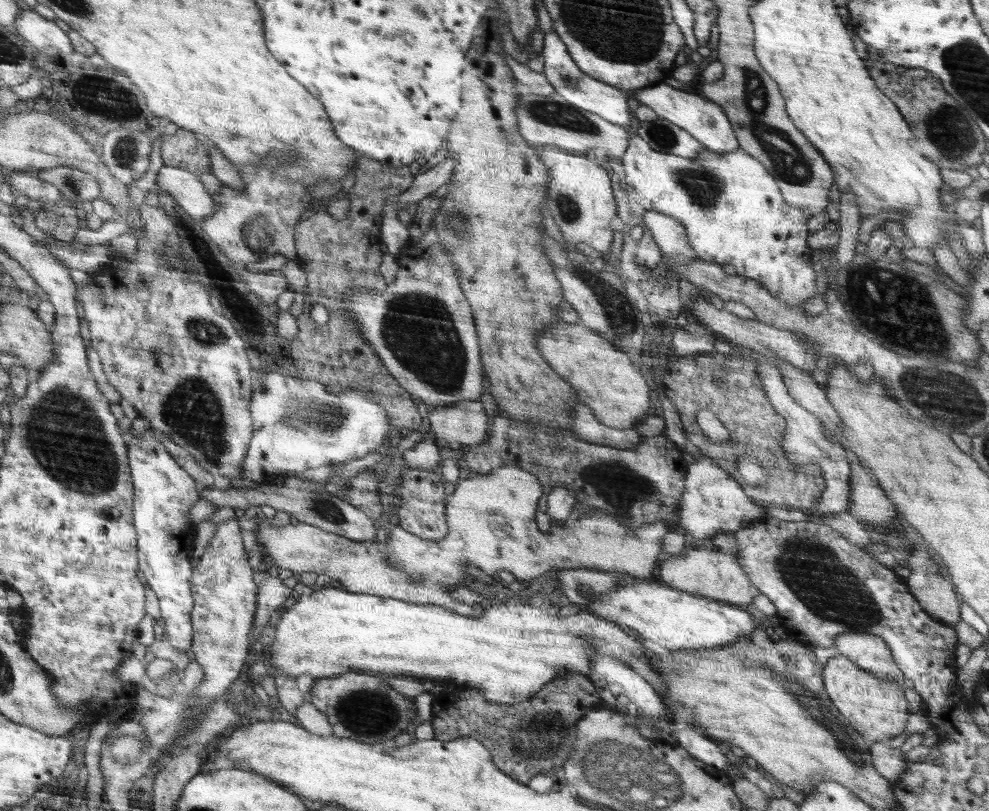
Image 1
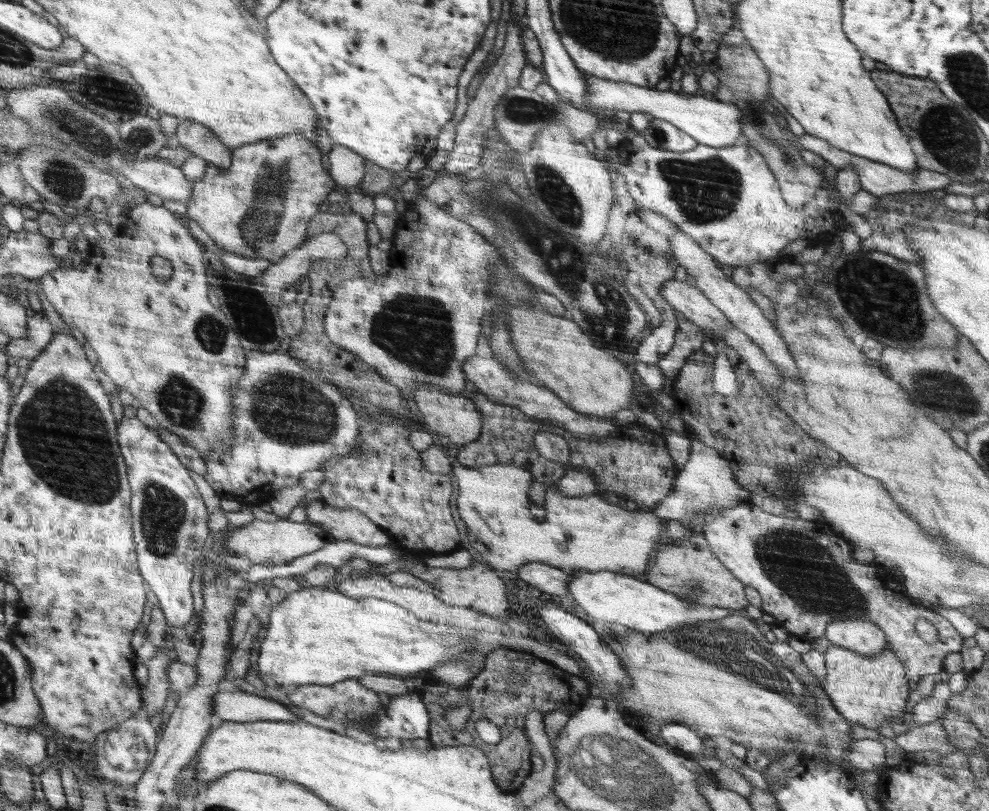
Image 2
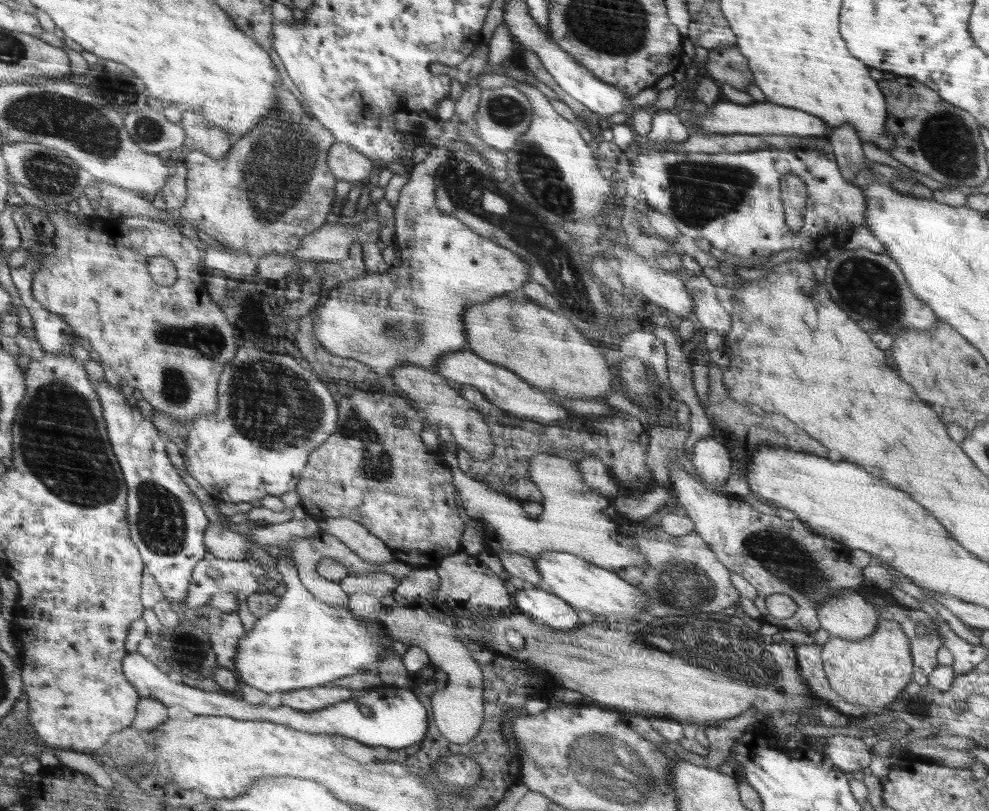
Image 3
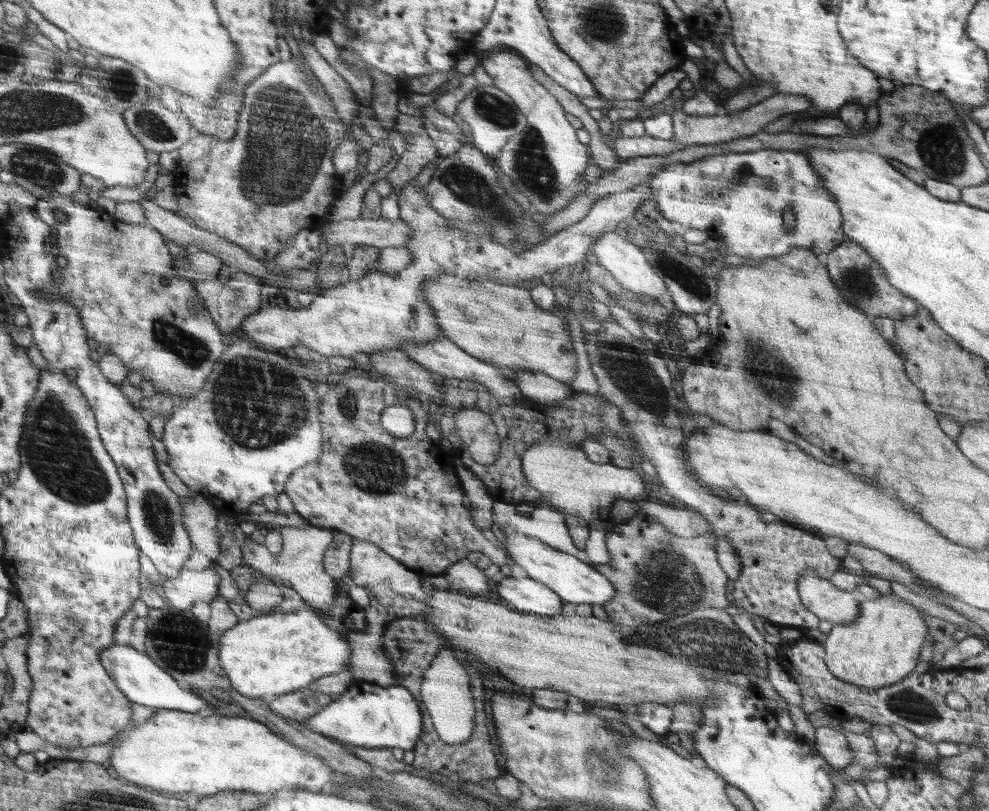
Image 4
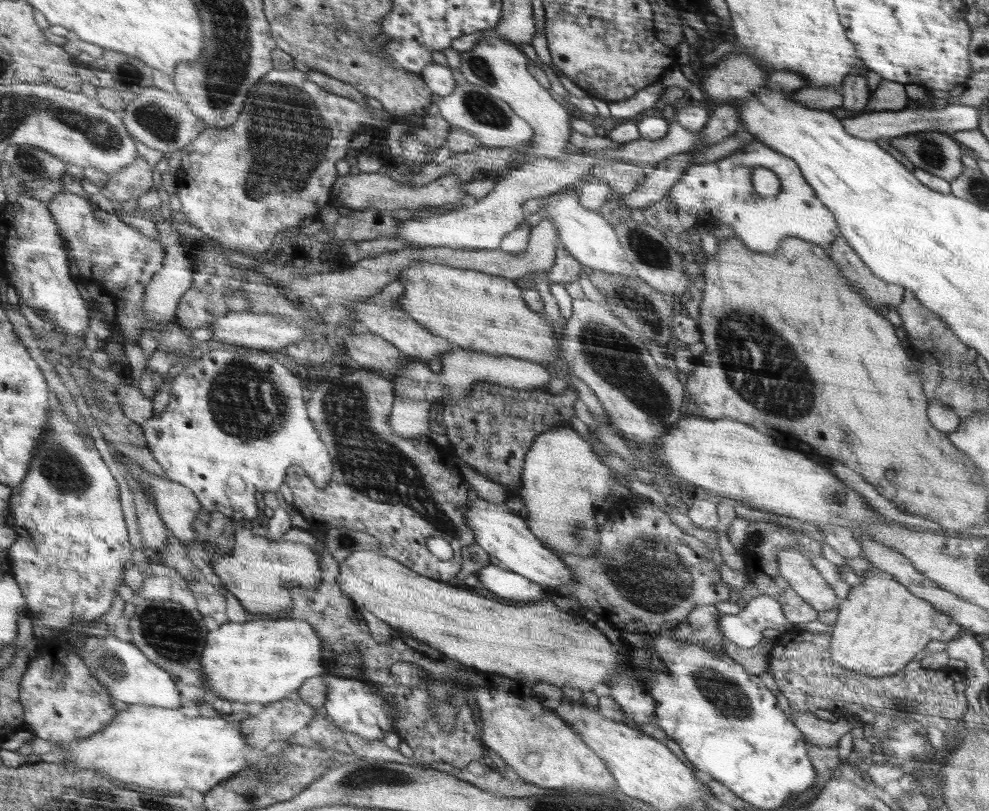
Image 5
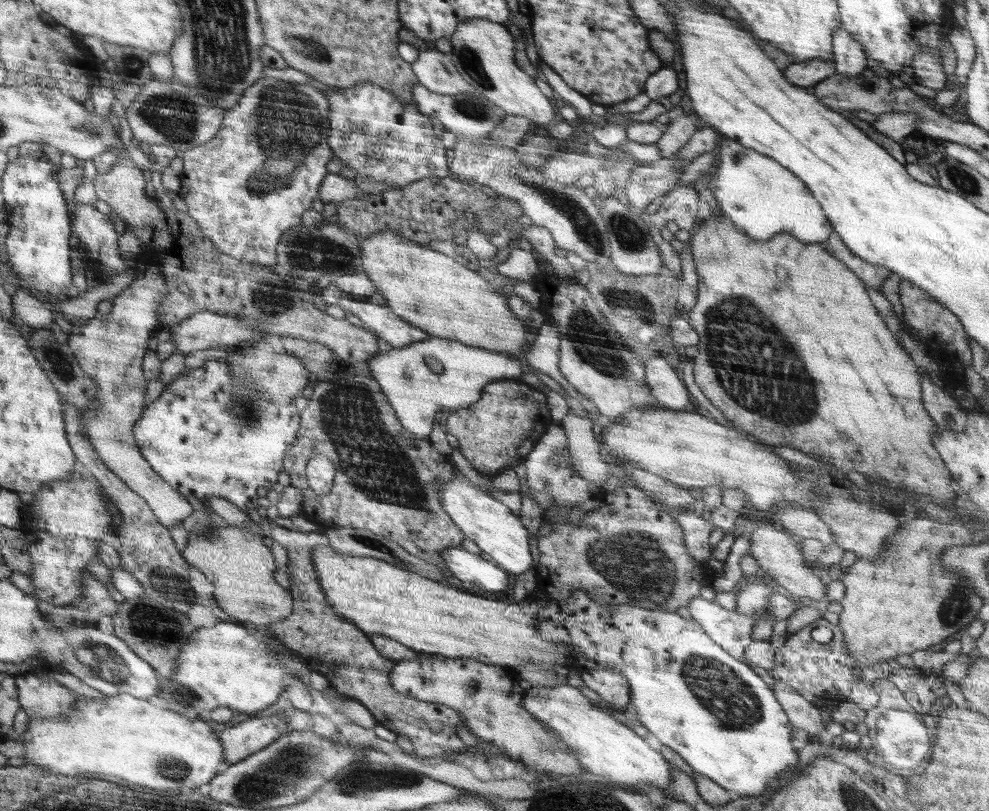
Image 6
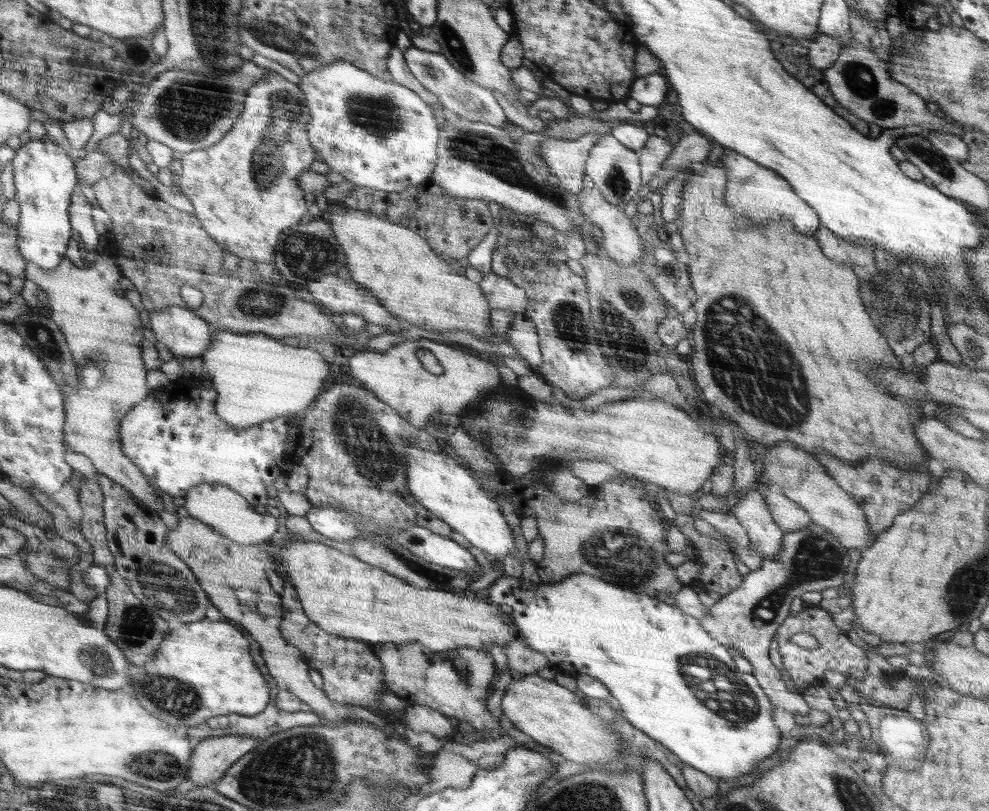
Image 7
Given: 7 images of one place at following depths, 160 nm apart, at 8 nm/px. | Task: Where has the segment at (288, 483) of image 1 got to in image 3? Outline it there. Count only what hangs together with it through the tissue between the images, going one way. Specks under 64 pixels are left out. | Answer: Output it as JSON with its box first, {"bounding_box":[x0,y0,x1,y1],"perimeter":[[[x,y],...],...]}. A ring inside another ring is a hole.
{"bounding_box":[316,518,394,564],"perimeter":[[[327,518],[316,519],[319,530],[335,536],[343,542],[350,550],[356,553],[364,562],[370,564],[383,564],[393,562],[394,553],[383,540],[376,538],[363,523],[356,522],[350,518]]]}

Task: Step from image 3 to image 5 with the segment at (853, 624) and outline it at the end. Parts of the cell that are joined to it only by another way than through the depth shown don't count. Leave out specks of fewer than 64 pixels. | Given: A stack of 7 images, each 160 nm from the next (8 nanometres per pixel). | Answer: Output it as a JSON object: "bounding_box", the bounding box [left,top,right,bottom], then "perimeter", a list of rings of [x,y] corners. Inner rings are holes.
{"bounding_box":[777,549,838,611],"perimeter":[[[780,549],[777,554],[778,571],[787,579],[810,606],[818,611],[838,608],[835,590],[824,580],[816,568],[812,567],[801,551],[796,549]]]}

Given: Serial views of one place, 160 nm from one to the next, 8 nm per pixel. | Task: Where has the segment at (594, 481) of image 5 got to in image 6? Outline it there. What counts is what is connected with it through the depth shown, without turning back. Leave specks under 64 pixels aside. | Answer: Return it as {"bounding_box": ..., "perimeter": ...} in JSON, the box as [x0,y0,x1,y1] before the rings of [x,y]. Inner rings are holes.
{"bounding_box":[521,424,598,508],"perimeter":[[[558,424],[552,425],[544,437],[537,442],[537,445],[532,452],[528,454],[524,466],[521,469],[522,478],[524,480],[524,487],[532,494],[550,493],[554,498],[554,507],[566,506],[570,508],[592,499],[592,492],[596,492],[598,488],[594,486],[589,480],[582,478],[574,469],[573,462],[569,457],[569,444],[564,428]]]}

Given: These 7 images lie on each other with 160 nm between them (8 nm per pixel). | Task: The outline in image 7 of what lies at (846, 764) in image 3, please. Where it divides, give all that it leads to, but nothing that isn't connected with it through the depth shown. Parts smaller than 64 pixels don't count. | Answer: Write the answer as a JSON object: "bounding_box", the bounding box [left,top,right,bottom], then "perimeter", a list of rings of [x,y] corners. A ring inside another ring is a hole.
{"bounding_box":[699,523,848,715],"perimeter":[[[810,523],[809,527],[786,532],[782,550],[771,559],[764,558],[761,568],[751,571],[735,592],[723,596],[711,606],[707,617],[699,619],[699,625],[726,646],[733,656],[735,652],[732,650],[737,650],[753,664],[753,674],[772,703],[791,713],[806,715],[811,707],[798,689],[786,684],[768,657],[770,642],[780,623],[790,614],[790,603],[796,596],[800,597],[804,592],[822,592],[833,586],[840,589],[848,566],[848,550],[825,526]]]}

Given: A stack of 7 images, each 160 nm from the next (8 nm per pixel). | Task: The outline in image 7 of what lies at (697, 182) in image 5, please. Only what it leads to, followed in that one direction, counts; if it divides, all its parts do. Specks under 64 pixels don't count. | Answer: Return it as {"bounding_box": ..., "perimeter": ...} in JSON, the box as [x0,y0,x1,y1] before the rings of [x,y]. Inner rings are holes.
{"bounding_box":[720,148,820,234],"perimeter":[[[725,148],[720,162],[728,170],[726,198],[732,210],[748,216],[747,219],[754,220],[754,222],[778,221],[780,216],[782,219],[790,218],[793,223],[794,220],[798,220],[798,230],[804,230],[804,234],[816,232],[816,228],[820,226],[816,211],[799,195],[794,194],[795,190],[792,190],[794,187],[791,186],[791,183],[786,182],[786,178],[782,178],[775,170],[770,170],[731,148]]]}

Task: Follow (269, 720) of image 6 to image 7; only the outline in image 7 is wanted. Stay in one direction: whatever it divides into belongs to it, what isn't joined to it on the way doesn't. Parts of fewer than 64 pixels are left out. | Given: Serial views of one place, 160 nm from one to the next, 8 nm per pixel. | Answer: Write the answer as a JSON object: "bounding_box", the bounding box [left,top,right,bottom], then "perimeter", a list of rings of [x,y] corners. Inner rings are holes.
{"bounding_box":[188,734,262,786],"perimeter":[[[229,734],[218,738],[206,738],[192,751],[192,766],[188,768],[188,781],[196,786],[212,785],[220,781],[239,758],[250,753],[262,738],[246,734]]]}

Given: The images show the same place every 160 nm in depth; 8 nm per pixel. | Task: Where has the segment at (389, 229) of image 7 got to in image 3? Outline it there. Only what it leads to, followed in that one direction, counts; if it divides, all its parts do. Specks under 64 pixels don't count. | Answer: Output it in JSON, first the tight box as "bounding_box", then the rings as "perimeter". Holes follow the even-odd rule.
{"bounding_box":[464,290,614,400],"perimeter":[[[517,290],[516,292],[502,294],[500,297],[492,298],[492,300],[488,300],[488,302],[484,302],[484,304],[468,304],[465,306],[464,310],[464,333],[466,333],[467,337],[467,345],[468,350],[472,353],[480,356],[480,358],[494,363],[498,366],[502,366],[511,372],[516,373],[520,378],[523,378],[525,381],[528,381],[534,387],[545,391],[546,393],[550,393],[552,395],[556,395],[562,399],[598,399],[606,400],[602,396],[605,392],[613,391],[614,384],[612,384],[612,374],[608,372],[608,364],[606,364],[606,360],[602,358],[602,354],[598,352],[600,348],[594,346],[594,344],[590,344],[590,340],[586,340],[580,332],[578,332],[578,328],[574,323],[571,322],[570,319],[562,318],[562,316],[558,316],[558,312],[547,310],[547,307],[540,307],[538,303],[532,302],[526,295],[523,294],[521,290]]]}

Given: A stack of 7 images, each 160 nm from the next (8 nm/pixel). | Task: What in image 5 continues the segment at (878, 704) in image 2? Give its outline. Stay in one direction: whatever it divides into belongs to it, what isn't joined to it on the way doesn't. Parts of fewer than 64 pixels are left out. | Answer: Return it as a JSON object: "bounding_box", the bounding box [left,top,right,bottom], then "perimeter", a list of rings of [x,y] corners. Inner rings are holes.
{"bounding_box":[831,569,960,677],"perimeter":[[[873,569],[861,576],[858,586],[851,587],[848,596],[838,605],[839,612],[831,633],[831,660],[846,670],[873,677],[885,677],[900,672],[914,654],[918,654],[930,640],[948,642],[958,634],[960,626],[948,613],[940,611],[927,599],[920,598],[894,578],[892,574]]]}

